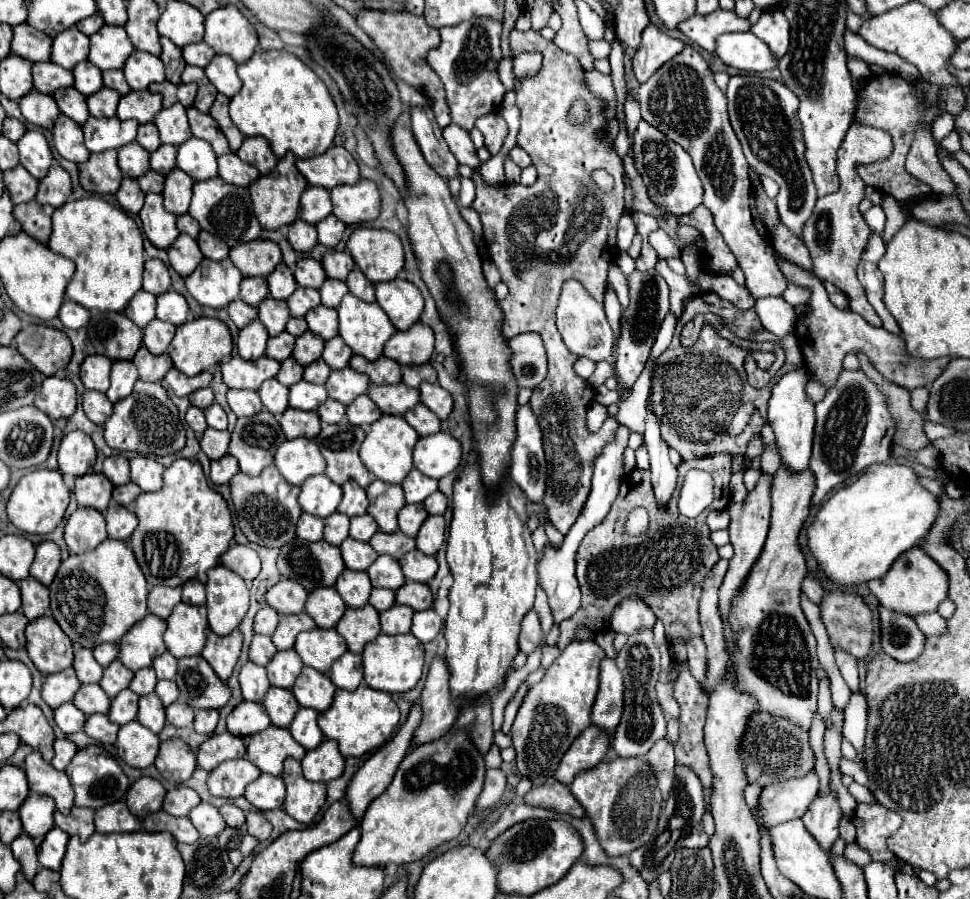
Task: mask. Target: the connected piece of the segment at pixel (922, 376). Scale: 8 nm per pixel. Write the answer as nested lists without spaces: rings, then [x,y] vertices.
[[[775,253],[775,261],[789,283],[805,287],[811,293],[811,299],[807,301],[807,311],[803,315],[799,315],[795,321],[795,337],[797,337],[799,349],[803,353],[803,363],[805,363],[809,377],[813,381],[821,383],[827,391],[835,385],[835,381],[841,373],[841,367],[843,367],[843,357],[849,353],[867,355],[869,361],[873,363],[873,367],[887,381],[903,387],[907,391],[913,391],[917,387],[929,387],[945,371],[949,359],[929,359],[929,361],[927,359],[909,359],[909,355],[905,355],[905,341],[901,337],[891,335],[885,329],[871,327],[861,315],[853,313],[851,309],[837,309],[829,301],[823,283],[811,271],[805,271],[801,267],[797,267],[795,263],[785,261],[777,253]]]

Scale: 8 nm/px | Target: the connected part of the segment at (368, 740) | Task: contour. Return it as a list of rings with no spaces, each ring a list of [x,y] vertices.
[[[361,685],[353,693],[339,689],[335,693],[333,705],[319,715],[319,727],[327,739],[335,739],[339,743],[339,751],[343,757],[361,757],[387,743],[399,719],[401,719],[399,707],[395,705],[389,693]]]

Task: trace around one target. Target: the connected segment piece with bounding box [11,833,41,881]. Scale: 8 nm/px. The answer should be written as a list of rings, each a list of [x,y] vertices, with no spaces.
[[[19,835],[13,843],[11,843],[11,849],[13,849],[13,855],[15,859],[21,863],[21,869],[25,873],[25,877],[29,881],[33,881],[33,877],[37,875],[37,871],[41,869],[39,861],[37,861],[37,845],[35,841],[29,837],[29,835]]]

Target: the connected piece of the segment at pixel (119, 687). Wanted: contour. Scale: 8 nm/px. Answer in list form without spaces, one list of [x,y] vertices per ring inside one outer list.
[[[115,659],[115,661],[103,671],[103,679],[101,679],[99,685],[101,685],[103,691],[113,699],[119,691],[123,691],[123,689],[129,687],[133,675],[135,675],[133,671],[129,671],[119,659]]]

